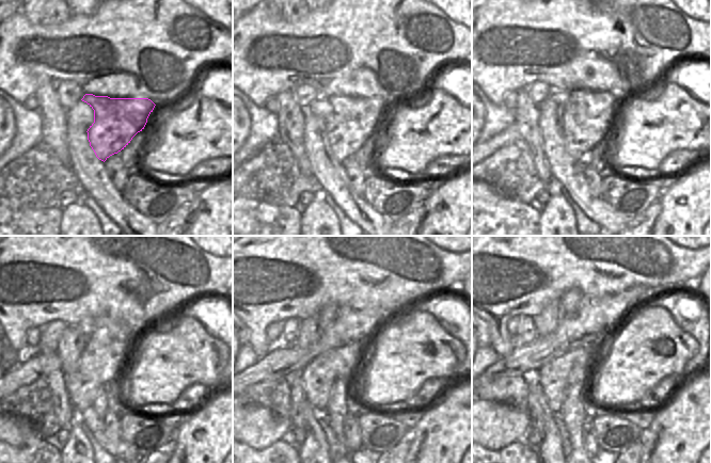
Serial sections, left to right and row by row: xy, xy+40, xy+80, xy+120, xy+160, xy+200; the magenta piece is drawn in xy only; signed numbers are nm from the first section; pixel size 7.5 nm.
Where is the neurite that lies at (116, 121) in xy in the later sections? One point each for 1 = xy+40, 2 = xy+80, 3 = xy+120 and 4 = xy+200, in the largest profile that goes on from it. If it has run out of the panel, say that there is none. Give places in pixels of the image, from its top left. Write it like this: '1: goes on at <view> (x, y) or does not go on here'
1: goes on at xy+40 (353, 121)
2: goes on at xy+80 (587, 115)
3: goes on at xy+120 (99, 363)
4: goes on at xy+200 (575, 345)

